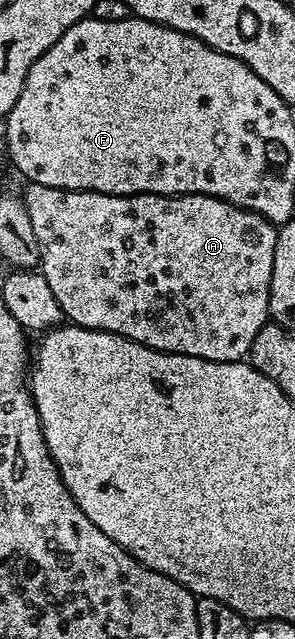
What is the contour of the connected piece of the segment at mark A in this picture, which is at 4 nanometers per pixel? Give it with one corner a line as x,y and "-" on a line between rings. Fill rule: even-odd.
28,184
26,188
27,190
22,190
21,196
29,211
29,223
33,223
33,231
37,234
41,272
45,275
45,283
49,283
49,291
53,291
64,318
70,324
121,335
162,353
180,353
206,361
241,361
250,354
253,339
257,339
257,331
261,331
261,327
269,321
273,251
277,247
279,231
267,218
220,197
200,193
177,193
173,197
160,193
131,193
127,197
118,197
112,193
80,193
44,185

